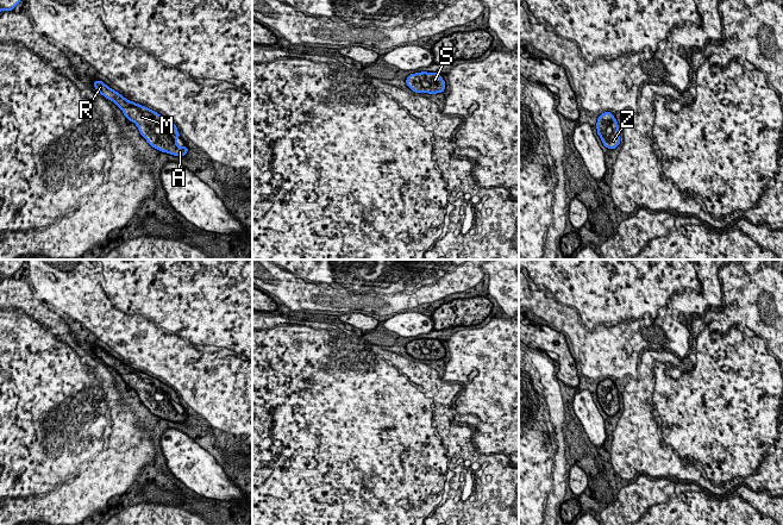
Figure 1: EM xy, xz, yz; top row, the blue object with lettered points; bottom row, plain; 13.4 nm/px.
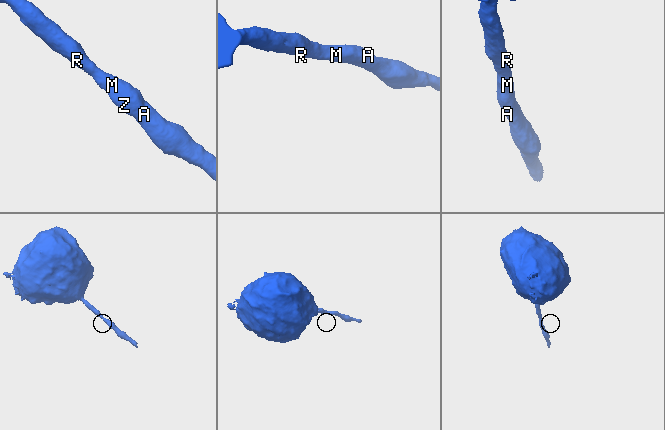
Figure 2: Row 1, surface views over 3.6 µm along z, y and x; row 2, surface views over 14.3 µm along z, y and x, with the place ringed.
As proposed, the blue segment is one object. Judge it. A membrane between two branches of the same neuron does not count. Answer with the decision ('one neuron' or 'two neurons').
one neuron

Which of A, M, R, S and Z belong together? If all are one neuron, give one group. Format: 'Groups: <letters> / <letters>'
Groups: A M R S Z

